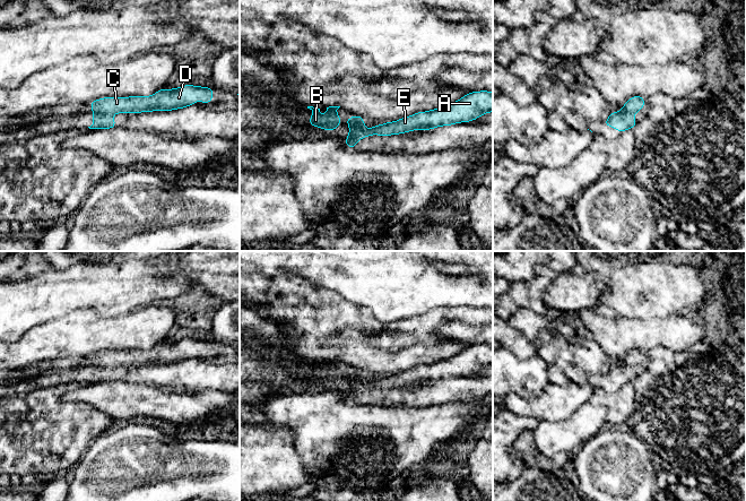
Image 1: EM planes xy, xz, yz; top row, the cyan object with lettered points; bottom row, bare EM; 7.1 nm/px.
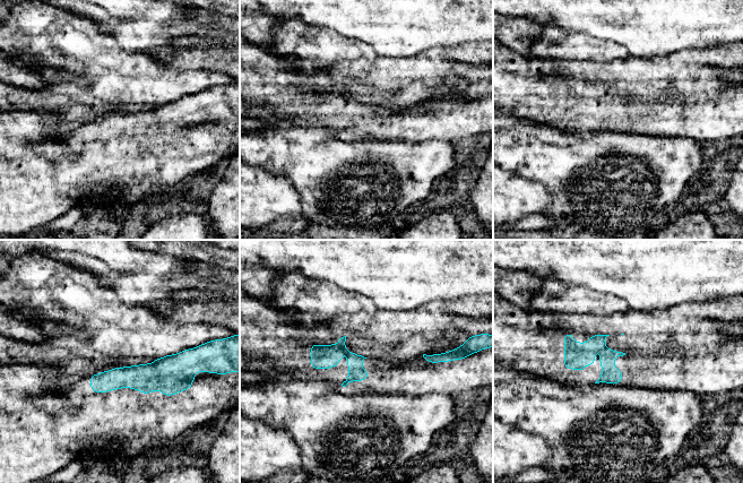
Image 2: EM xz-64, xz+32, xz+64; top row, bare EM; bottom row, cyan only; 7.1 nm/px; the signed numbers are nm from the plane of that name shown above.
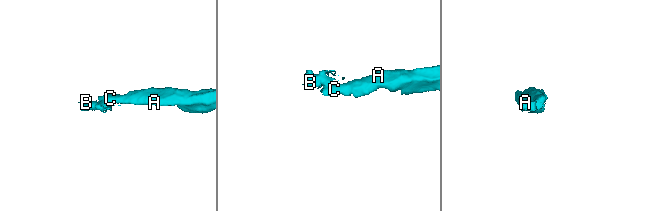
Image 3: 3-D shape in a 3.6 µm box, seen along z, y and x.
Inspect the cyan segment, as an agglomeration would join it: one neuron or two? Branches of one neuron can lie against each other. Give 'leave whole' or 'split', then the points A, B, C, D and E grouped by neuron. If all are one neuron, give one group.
split | A C D E / B

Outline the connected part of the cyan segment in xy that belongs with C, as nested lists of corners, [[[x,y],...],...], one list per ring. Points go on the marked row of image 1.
[[[184,85],[180,88],[156,92],[151,96],[104,97],[90,103],[93,113],[140,113],[172,111],[191,106],[196,101],[208,104],[212,101],[214,88]]]

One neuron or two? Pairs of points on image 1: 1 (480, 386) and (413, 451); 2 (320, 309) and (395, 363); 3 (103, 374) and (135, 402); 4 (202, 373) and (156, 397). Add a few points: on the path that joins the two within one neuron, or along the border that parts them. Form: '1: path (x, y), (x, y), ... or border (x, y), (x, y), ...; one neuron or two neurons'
1: border (471, 398), (439, 404); two neurons
2: path (343, 313), (366, 328), (372, 350); one neuron
3: border (94, 381), (131, 381), (138, 383); two neurons
4: border (148, 383), (155, 387), (173, 387), (200, 392); two neurons

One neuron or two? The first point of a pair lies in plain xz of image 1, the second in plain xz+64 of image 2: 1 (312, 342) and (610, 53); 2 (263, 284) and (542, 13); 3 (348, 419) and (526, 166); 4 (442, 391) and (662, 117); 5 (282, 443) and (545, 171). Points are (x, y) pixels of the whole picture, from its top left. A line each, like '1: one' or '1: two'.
1: one
2: two
3: one
4: one
5: two

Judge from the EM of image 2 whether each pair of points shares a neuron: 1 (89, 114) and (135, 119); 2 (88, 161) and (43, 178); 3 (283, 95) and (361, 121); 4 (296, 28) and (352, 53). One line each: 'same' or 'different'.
1: different
2: different
3: same
4: same

